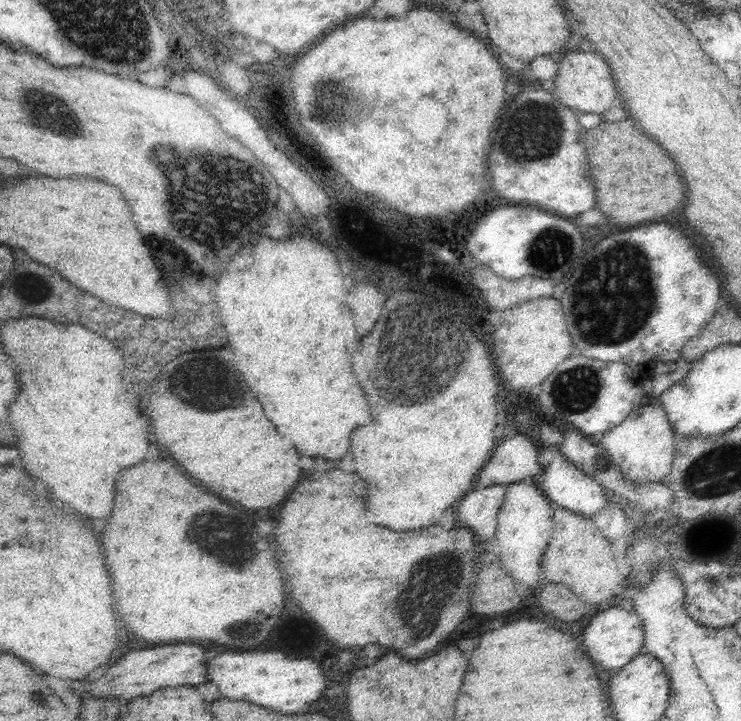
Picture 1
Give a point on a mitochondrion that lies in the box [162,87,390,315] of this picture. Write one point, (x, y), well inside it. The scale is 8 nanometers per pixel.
(211, 199)

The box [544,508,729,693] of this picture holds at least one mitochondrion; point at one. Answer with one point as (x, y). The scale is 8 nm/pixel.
(711, 582)

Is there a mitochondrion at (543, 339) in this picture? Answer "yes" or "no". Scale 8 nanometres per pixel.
no

